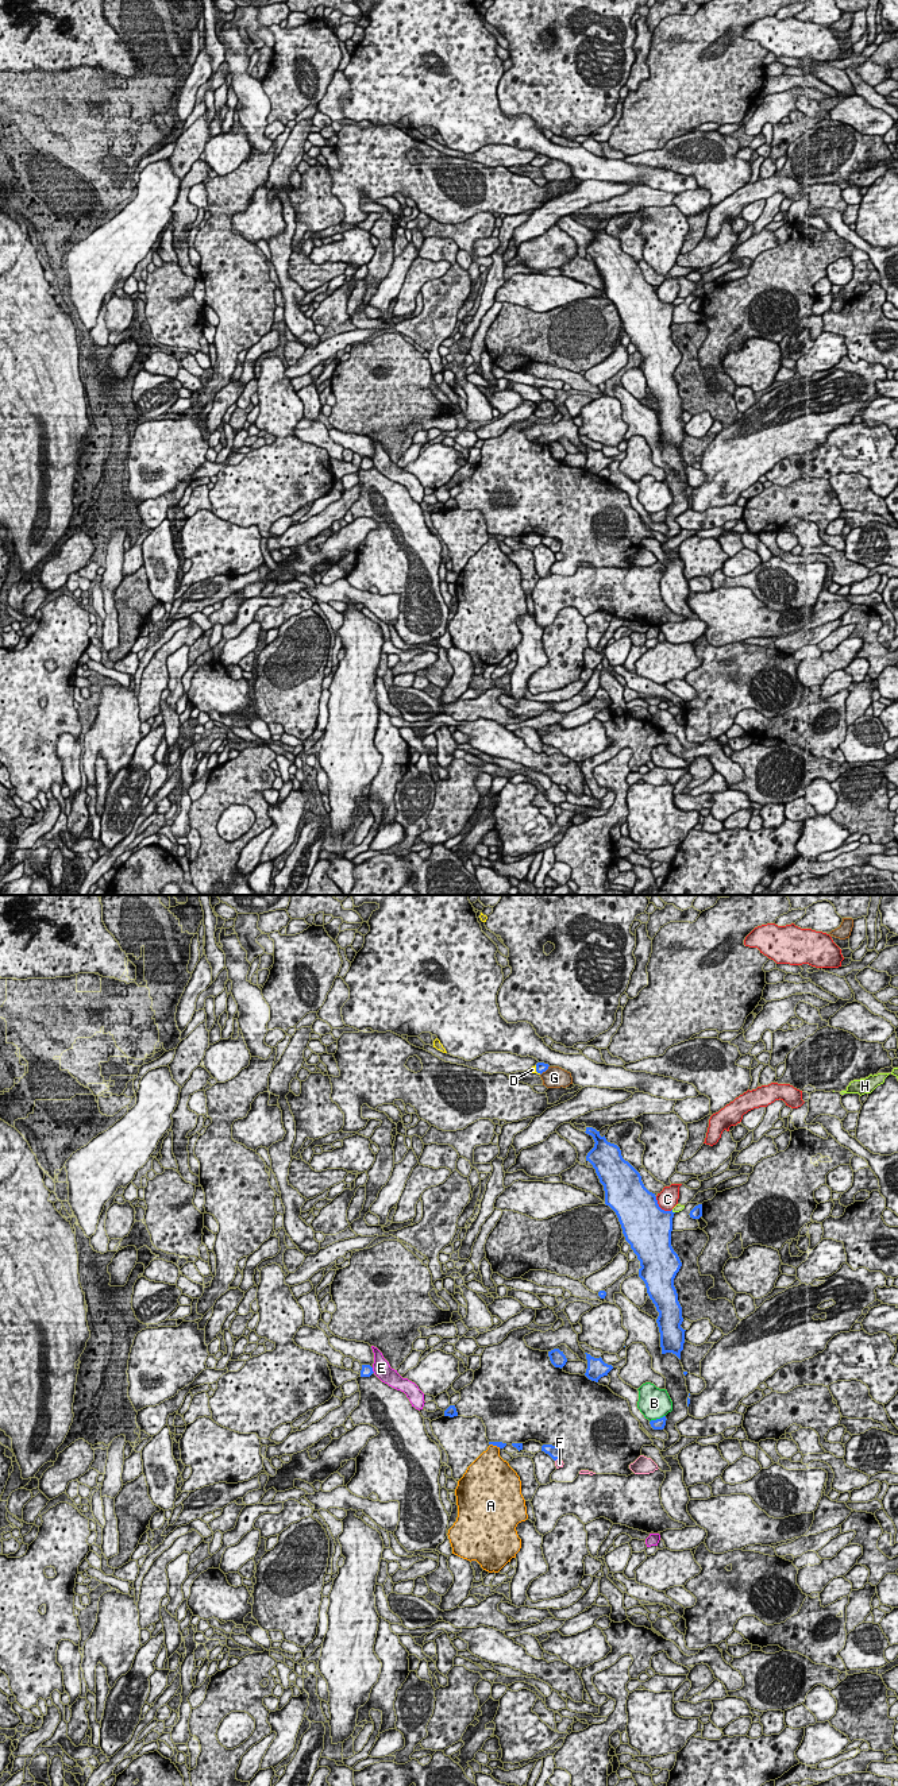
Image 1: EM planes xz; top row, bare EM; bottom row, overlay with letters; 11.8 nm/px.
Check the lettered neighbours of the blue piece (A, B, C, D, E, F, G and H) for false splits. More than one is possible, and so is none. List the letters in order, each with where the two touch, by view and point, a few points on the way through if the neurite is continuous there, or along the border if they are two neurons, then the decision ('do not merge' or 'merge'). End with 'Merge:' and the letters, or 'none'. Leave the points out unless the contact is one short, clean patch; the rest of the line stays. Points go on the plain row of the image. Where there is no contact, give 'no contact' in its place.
A: xz (496, 537) | do not merge
B: xz (656, 512) | do not merge
C: xz (659, 300) | do not merge
D: xz (536, 164) | merge
E: xz (372, 463) | do not merge
F: xz (557, 551) | do not merge
G: xz (544, 164) | along xz (548, 158), (540, 168) | do not merge
H: xz (671, 304) | along xz (671, 303), (674, 305) | do not merge
Merge: D

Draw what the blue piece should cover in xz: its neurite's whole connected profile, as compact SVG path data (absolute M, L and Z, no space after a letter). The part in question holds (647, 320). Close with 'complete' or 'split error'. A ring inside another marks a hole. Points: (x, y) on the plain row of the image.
M586 220L585 225L596 235L586 254L604 278L605 297L616 305L625 333L640 354L639 370L659 405L662 447L672 445L681 452L686 423L681 420L682 400L674 379L682 359L671 339L675 305L659 300L655 286L644 279L640 266L623 251L617 238L593 220Z; complete

